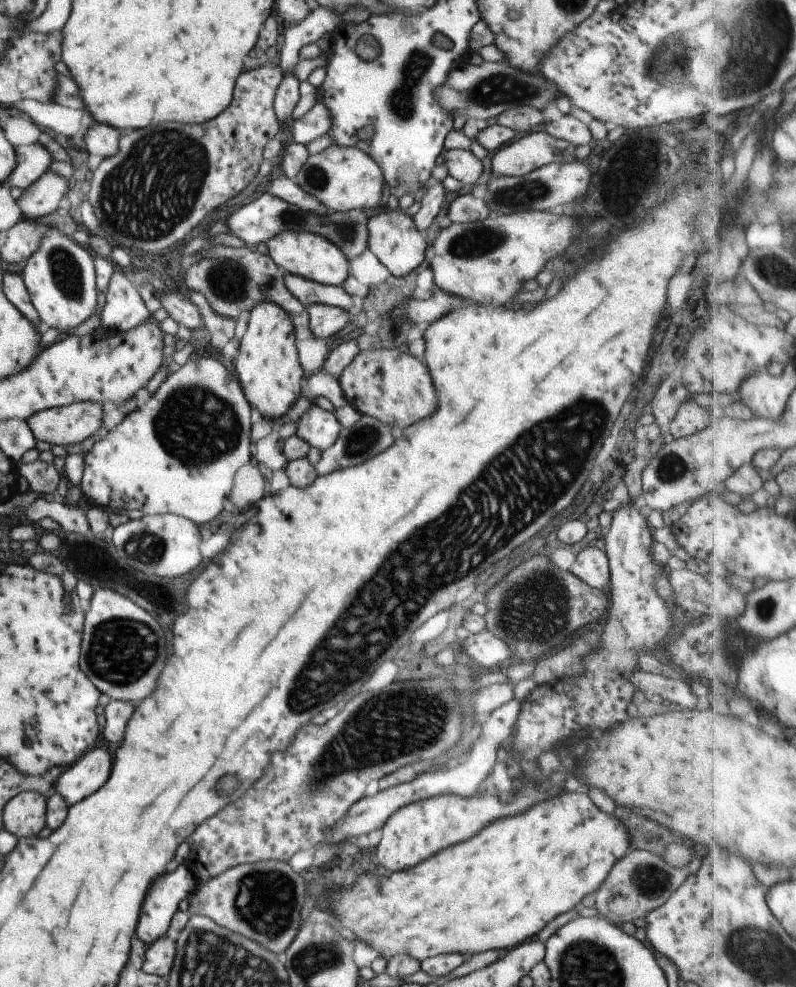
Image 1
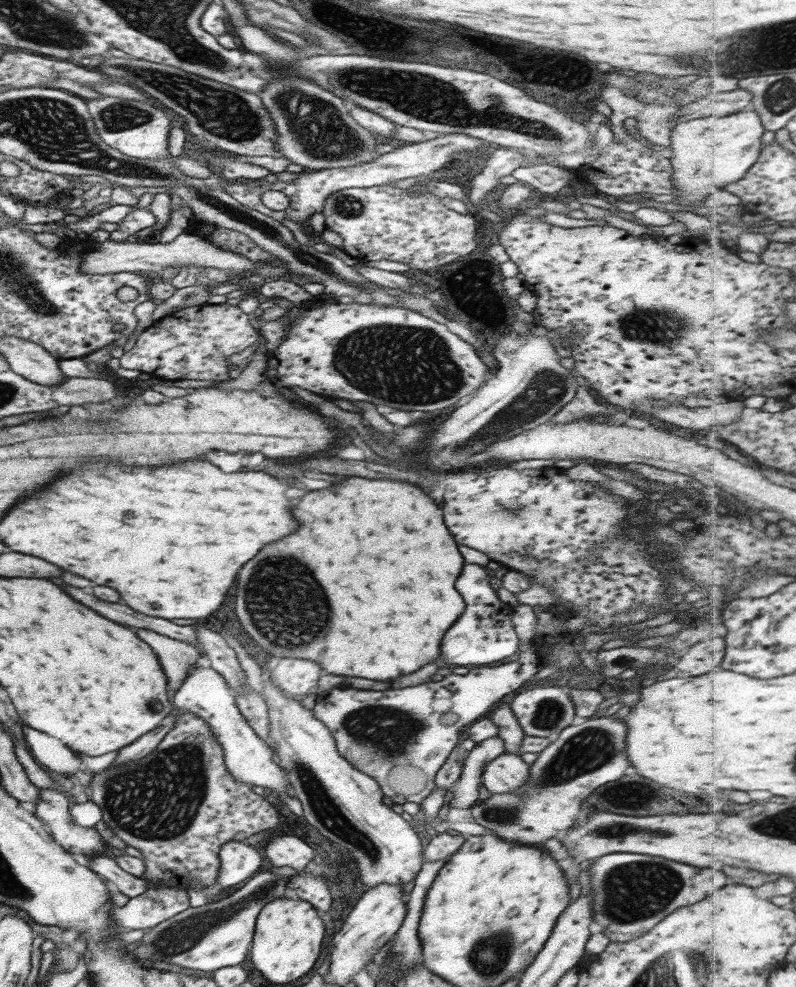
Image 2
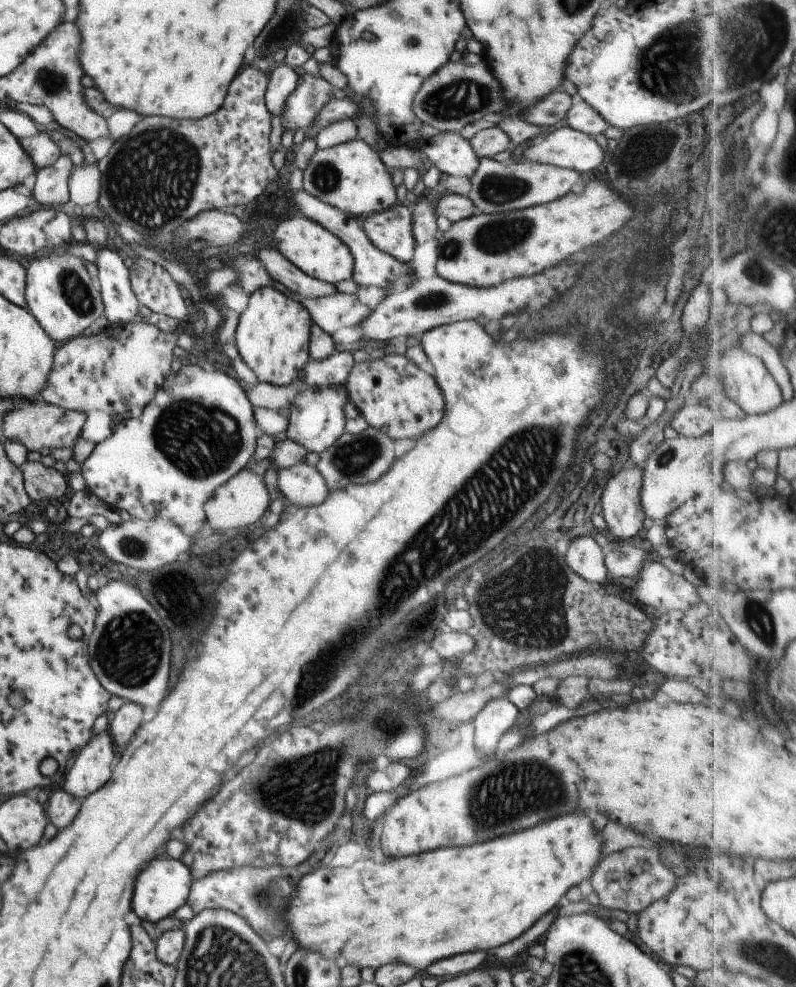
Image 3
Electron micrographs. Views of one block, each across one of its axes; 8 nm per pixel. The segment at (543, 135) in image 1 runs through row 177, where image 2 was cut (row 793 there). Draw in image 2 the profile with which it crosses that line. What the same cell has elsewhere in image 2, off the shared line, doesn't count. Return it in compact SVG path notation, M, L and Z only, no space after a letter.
M499 754L485 762L481 770L481 784L493 794L517 790L525 784L529 766L515 754Z

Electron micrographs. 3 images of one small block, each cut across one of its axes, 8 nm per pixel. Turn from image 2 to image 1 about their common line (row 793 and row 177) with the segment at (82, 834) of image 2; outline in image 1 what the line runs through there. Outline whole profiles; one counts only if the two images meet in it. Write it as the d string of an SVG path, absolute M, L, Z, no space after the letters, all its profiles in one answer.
M45 171L24 191L17 206L26 220L39 220L61 206L67 192L67 180L62 176Z

